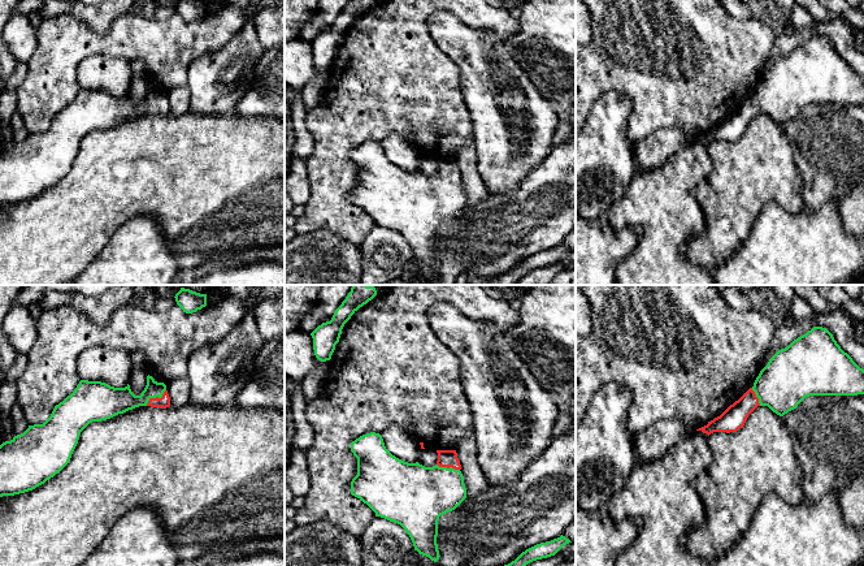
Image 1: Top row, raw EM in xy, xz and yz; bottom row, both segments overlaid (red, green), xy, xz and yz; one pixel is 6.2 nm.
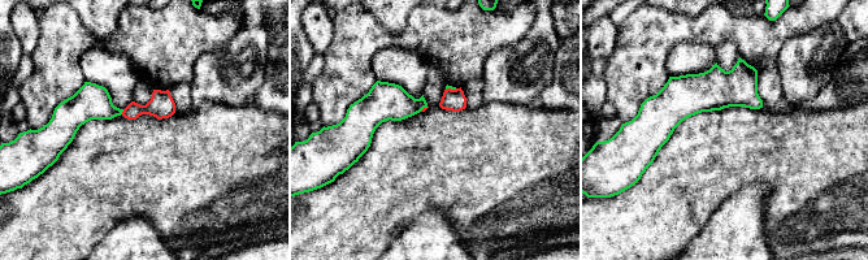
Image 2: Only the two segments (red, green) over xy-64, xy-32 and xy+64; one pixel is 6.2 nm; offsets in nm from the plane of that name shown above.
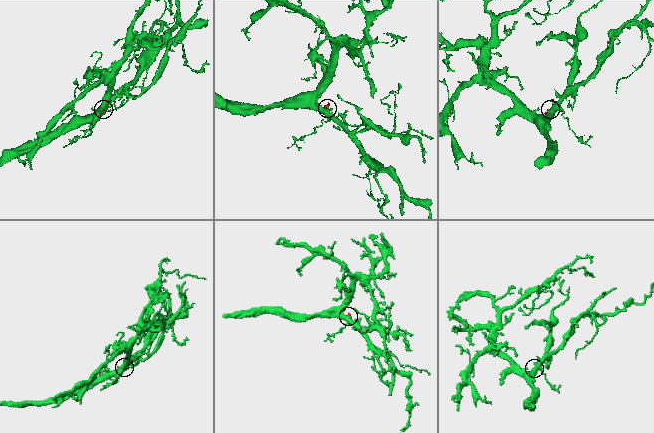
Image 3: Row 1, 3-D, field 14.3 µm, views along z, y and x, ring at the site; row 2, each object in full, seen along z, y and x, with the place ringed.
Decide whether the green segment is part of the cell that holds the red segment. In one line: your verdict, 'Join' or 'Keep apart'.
Join

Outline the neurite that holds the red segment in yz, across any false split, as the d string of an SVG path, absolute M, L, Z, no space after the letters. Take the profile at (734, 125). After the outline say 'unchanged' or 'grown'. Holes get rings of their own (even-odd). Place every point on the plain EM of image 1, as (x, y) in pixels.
M813 35L794 48L787 56L778 59L760 79L754 95L730 113L720 125L696 138L707 142L737 141L757 115L768 115L783 125L809 104L858 104L864 103L864 78L845 61L833 43L822 35Z | grown

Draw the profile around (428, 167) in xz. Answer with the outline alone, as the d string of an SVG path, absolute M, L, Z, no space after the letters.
M421 157L418 172L425 176L433 176L437 173L438 161L437 159Z

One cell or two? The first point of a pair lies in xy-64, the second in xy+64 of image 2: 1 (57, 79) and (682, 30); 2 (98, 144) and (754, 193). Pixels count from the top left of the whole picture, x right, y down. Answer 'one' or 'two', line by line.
1: one
2: two

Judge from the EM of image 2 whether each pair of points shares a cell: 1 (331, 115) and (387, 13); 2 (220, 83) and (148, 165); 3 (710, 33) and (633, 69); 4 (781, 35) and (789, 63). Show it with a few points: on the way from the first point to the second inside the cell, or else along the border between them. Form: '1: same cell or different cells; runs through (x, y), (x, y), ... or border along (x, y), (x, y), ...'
1: different cells; border along (370, 13), (393, 33), (404, 27), (409, 14)
2: different cells; border along (234, 105), (203, 102), (191, 108)
3: same cell; runs through (690, 29), (669, 29), (649, 50)
4: different cells; border along (811, 30), (794, 34), (775, 57)

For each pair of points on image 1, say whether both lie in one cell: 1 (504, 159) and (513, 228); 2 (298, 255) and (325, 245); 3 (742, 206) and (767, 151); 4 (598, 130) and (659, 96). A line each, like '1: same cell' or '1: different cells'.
1: different cells
2: same cell
3: same cell
4: different cells

